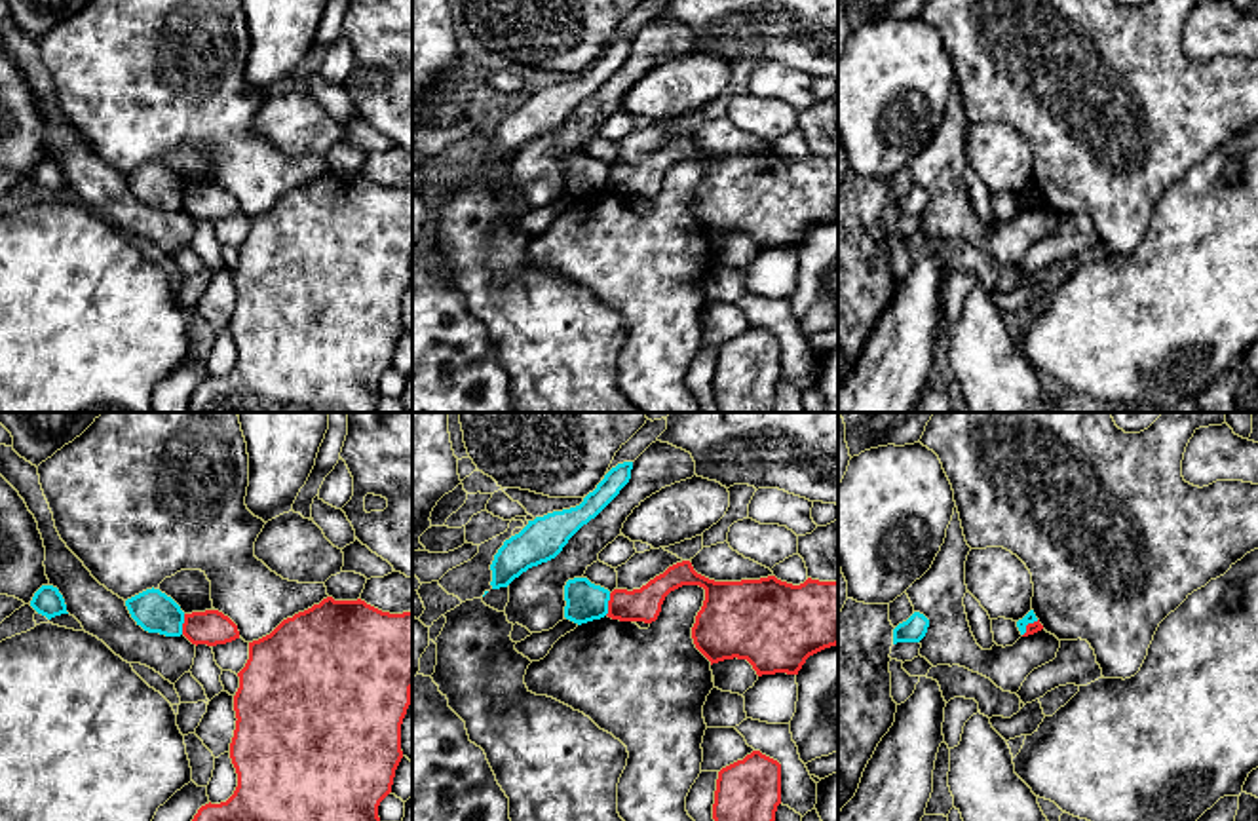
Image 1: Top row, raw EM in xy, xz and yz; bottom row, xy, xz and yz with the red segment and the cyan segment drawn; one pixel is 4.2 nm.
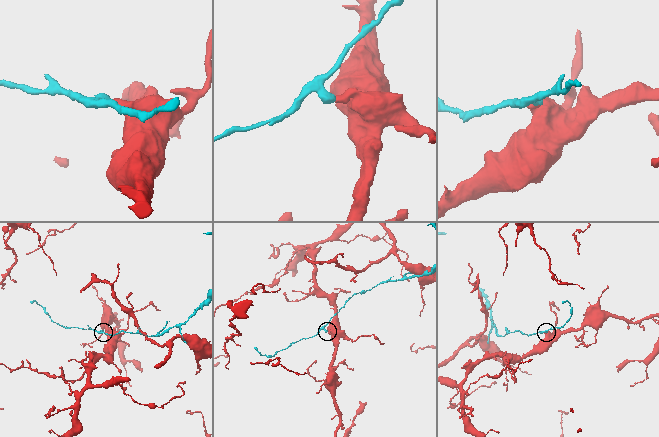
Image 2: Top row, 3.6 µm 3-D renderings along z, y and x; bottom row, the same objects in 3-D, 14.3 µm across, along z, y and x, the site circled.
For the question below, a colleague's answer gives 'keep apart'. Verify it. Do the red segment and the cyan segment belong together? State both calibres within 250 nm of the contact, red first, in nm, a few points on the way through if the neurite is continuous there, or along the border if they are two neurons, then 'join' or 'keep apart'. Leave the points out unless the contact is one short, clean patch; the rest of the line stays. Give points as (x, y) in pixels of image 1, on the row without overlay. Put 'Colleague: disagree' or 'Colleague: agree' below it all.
140/160 nm | along xz (610, 168), (605, 189) | keep apart
Colleague: agree

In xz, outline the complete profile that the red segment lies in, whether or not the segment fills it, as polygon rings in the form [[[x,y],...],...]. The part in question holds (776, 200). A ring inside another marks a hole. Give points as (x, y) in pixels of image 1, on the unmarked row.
[[[690,135],[669,141],[640,163],[614,163],[606,190],[619,196],[652,198],[661,186],[665,171],[682,160],[705,163],[703,181],[692,201],[692,213],[711,239],[737,232],[747,234],[758,251],[775,247],[798,249],[810,230],[838,219],[838,156],[808,152],[804,158],[792,160],[775,150],[715,156],[697,148]]]

